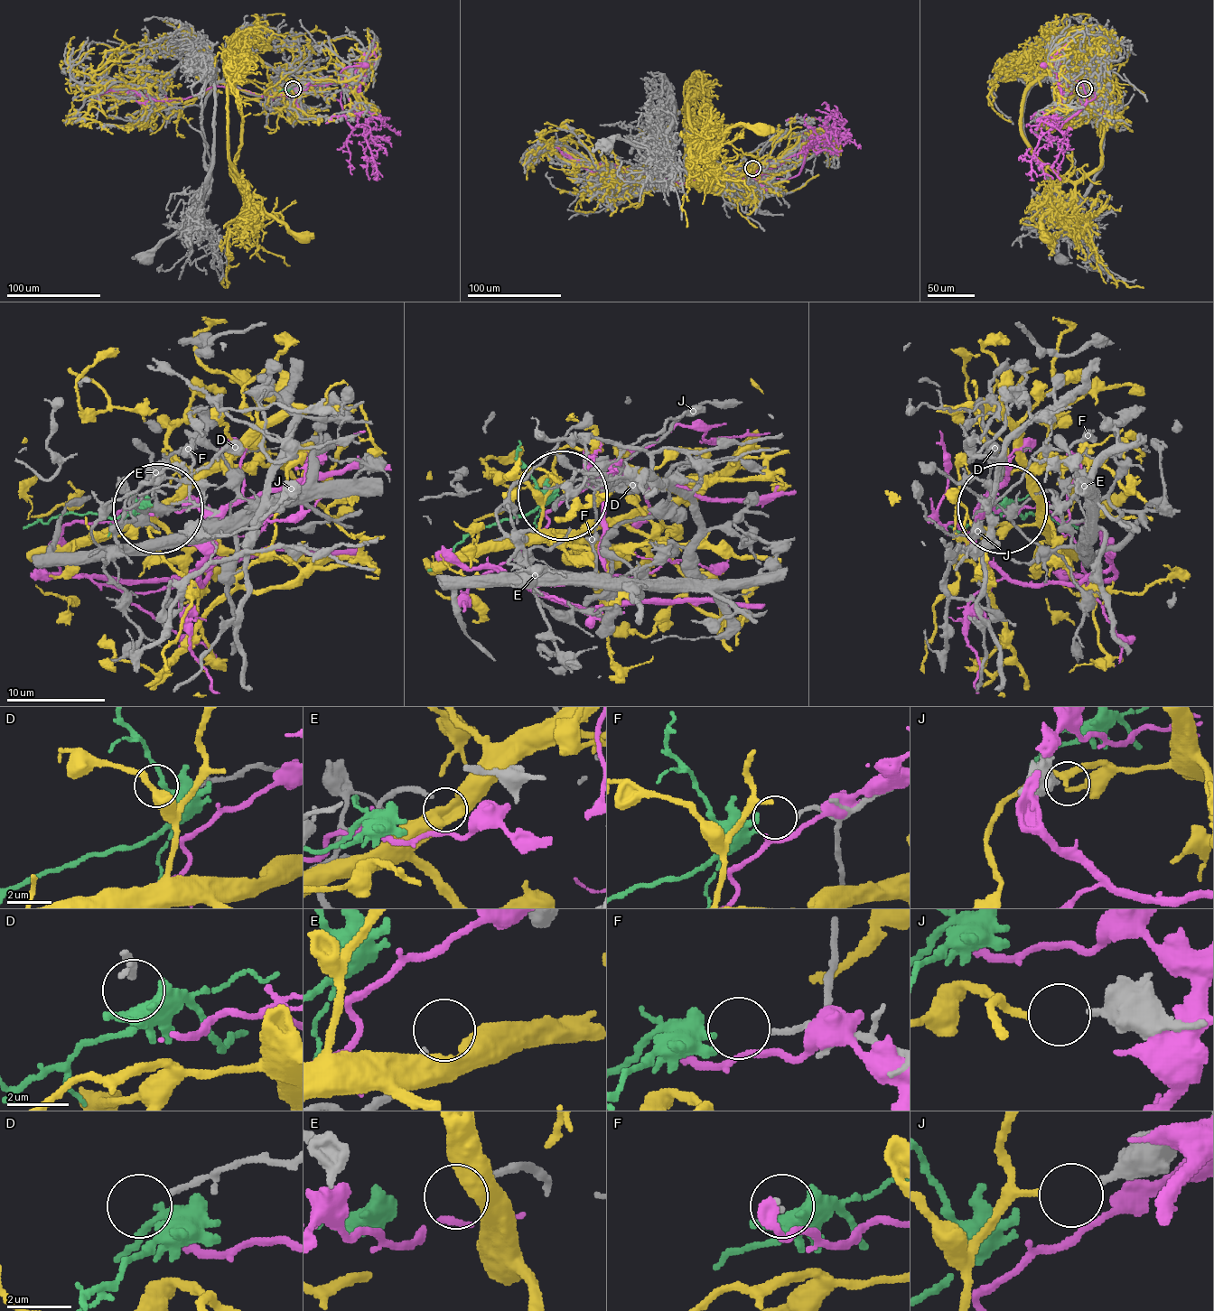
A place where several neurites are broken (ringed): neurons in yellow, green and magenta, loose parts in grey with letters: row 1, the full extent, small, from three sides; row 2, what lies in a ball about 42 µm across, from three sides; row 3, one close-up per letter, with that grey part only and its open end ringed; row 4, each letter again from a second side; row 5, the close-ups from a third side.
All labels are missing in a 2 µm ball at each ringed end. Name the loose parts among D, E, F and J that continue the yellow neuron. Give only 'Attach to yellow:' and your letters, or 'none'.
Attach to yellow: J

